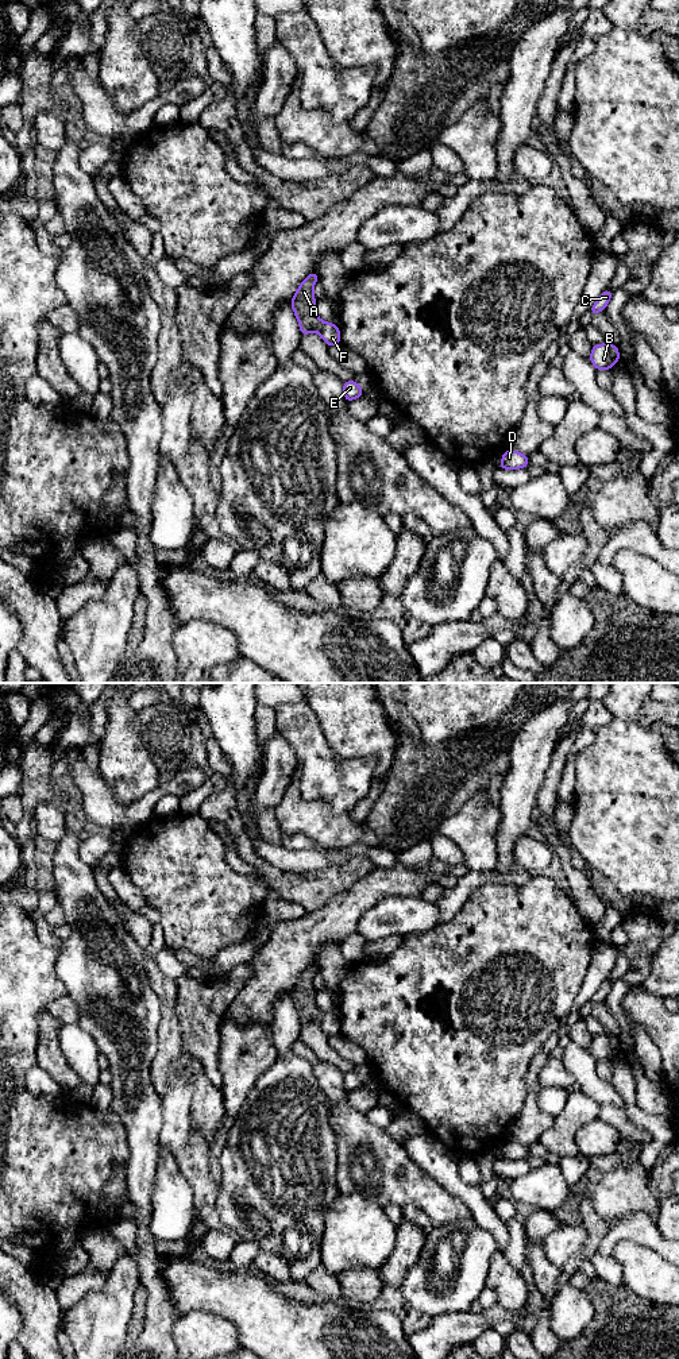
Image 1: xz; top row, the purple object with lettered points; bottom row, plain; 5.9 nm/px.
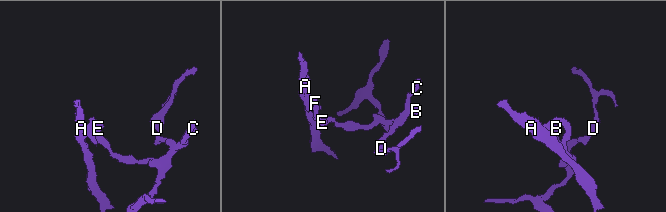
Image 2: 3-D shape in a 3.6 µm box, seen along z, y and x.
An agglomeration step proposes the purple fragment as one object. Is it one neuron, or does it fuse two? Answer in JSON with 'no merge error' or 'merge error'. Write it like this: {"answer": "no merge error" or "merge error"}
{"answer": "merge error"}

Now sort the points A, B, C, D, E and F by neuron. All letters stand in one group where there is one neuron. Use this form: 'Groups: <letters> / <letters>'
Groups: A / B C D E F

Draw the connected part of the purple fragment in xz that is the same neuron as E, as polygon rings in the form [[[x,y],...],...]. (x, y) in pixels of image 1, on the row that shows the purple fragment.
[[[346,381],[343,383],[343,394],[347,402],[364,395],[362,387],[359,386],[356,381]]]

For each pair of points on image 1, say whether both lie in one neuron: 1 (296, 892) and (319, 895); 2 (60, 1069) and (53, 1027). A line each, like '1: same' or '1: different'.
1: same
2: same

